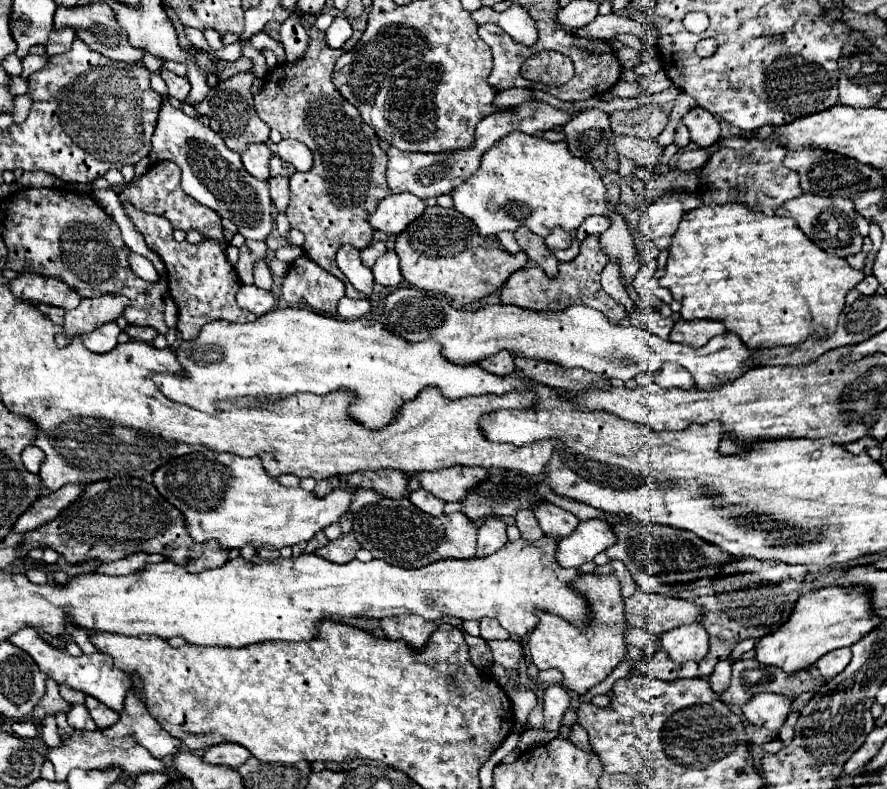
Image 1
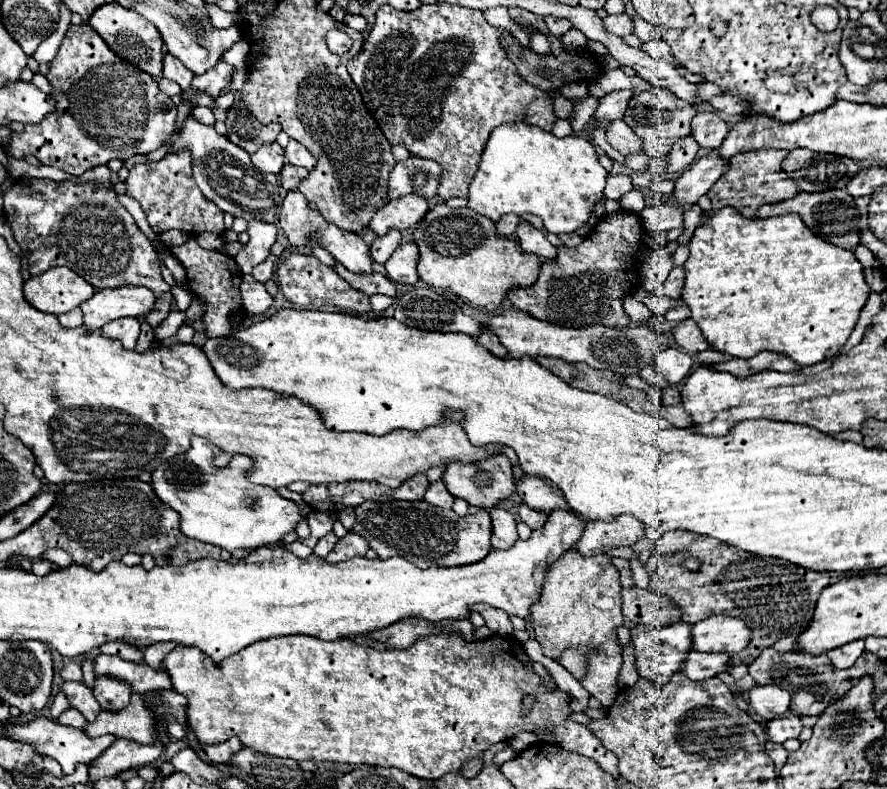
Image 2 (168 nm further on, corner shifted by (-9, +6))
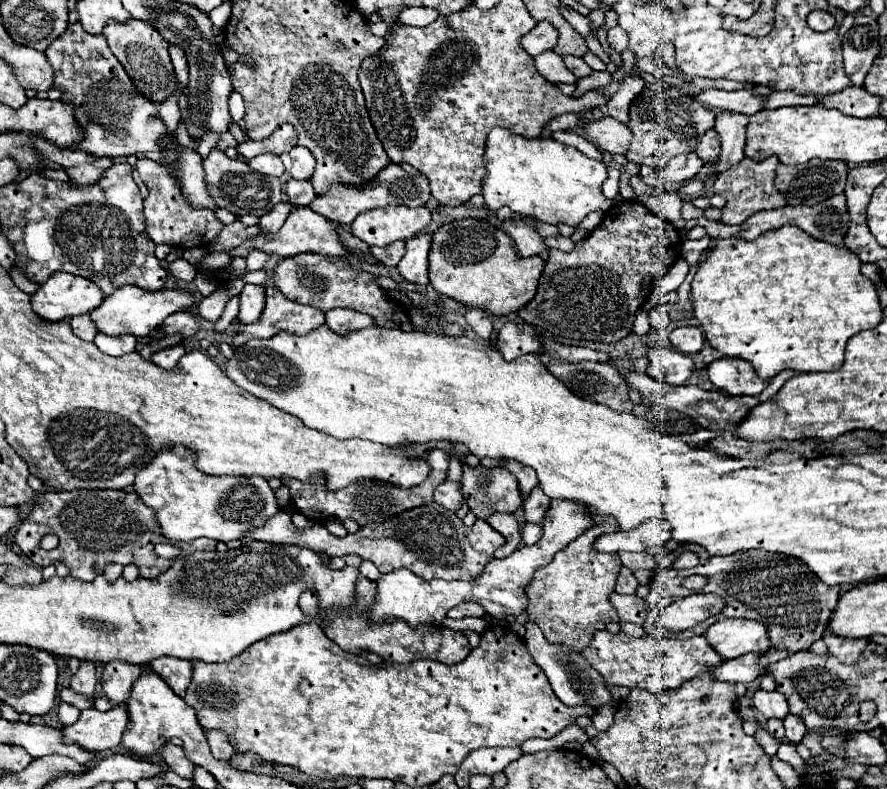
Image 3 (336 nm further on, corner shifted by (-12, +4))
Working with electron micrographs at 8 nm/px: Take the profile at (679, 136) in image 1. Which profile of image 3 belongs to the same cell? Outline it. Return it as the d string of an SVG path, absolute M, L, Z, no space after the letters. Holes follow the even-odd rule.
M694 152L684 154L684 156L676 156L672 162L668 162L668 166L664 170L664 178L668 182L684 184L686 180L692 180L700 172L702 166L704 166L704 162Z

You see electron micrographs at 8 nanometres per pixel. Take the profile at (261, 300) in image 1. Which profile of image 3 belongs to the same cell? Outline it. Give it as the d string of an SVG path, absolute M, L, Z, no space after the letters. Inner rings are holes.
M246 284L240 294L240 312L236 320L240 324L250 324L260 318L260 312L264 310L264 286Z

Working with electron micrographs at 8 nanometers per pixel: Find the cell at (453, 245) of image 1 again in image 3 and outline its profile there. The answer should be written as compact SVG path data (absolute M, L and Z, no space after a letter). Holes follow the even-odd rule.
M462 218L442 224L434 232L430 252L430 284L436 292L466 306L478 306L488 314L506 316L510 312L518 312L534 298L544 264L542 256L520 256L514 242L486 220Z

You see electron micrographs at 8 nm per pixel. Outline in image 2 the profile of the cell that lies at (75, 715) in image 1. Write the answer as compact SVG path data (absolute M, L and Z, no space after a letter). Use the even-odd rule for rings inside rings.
M65 682L63 684L63 692L67 694L69 702L73 708L77 708L87 722L95 722L95 718L101 712L101 706L97 704L97 700L93 698L93 692L79 682Z

